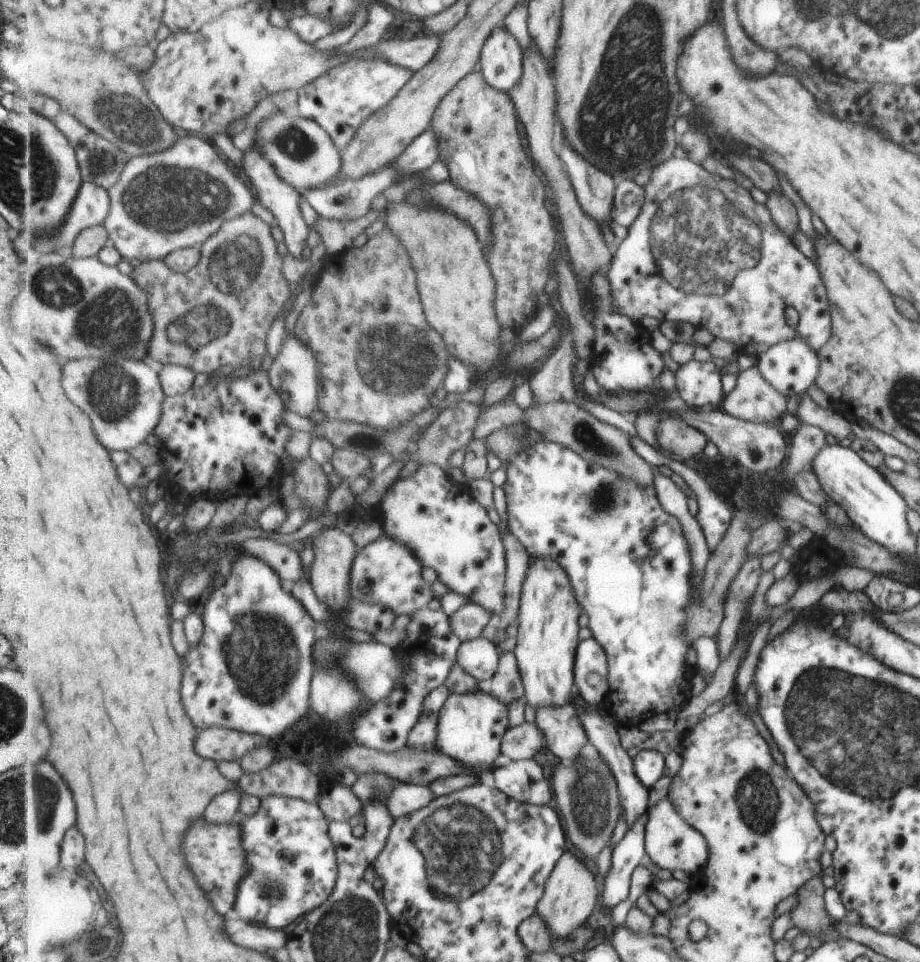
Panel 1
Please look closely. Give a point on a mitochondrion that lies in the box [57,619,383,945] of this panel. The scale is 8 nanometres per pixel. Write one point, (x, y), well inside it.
(266, 886)

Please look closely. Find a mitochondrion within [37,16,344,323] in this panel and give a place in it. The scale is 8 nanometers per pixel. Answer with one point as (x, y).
(148, 206)

